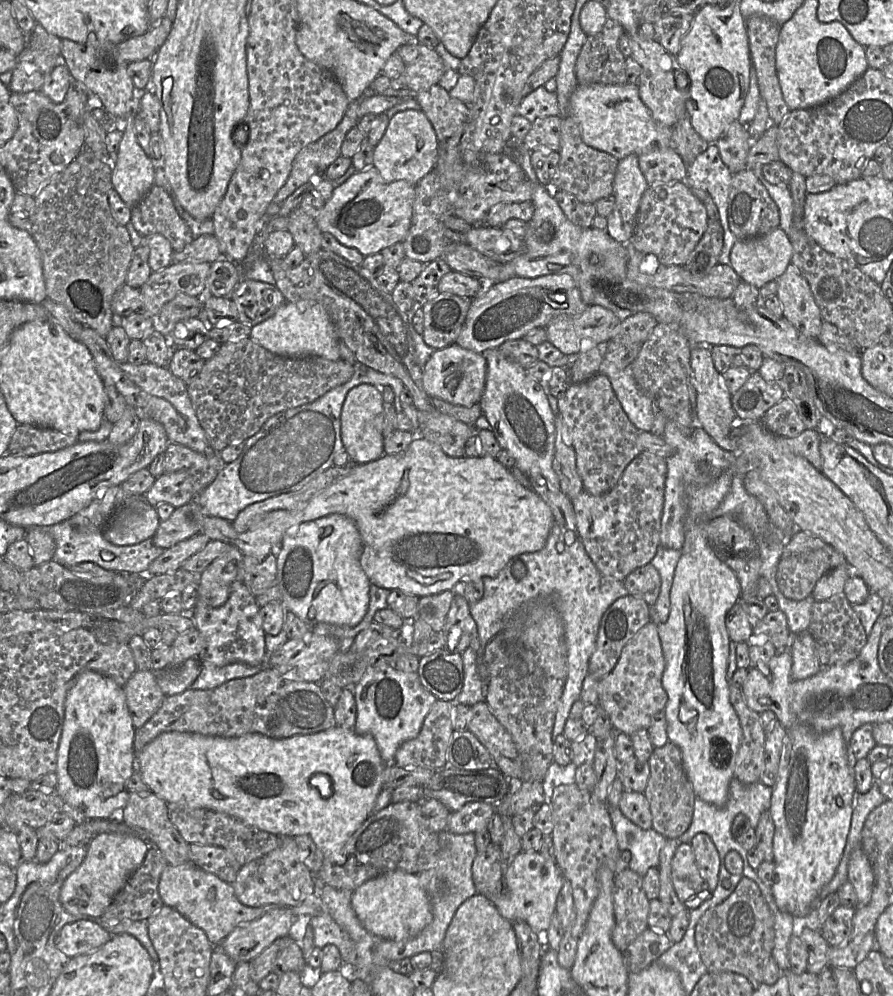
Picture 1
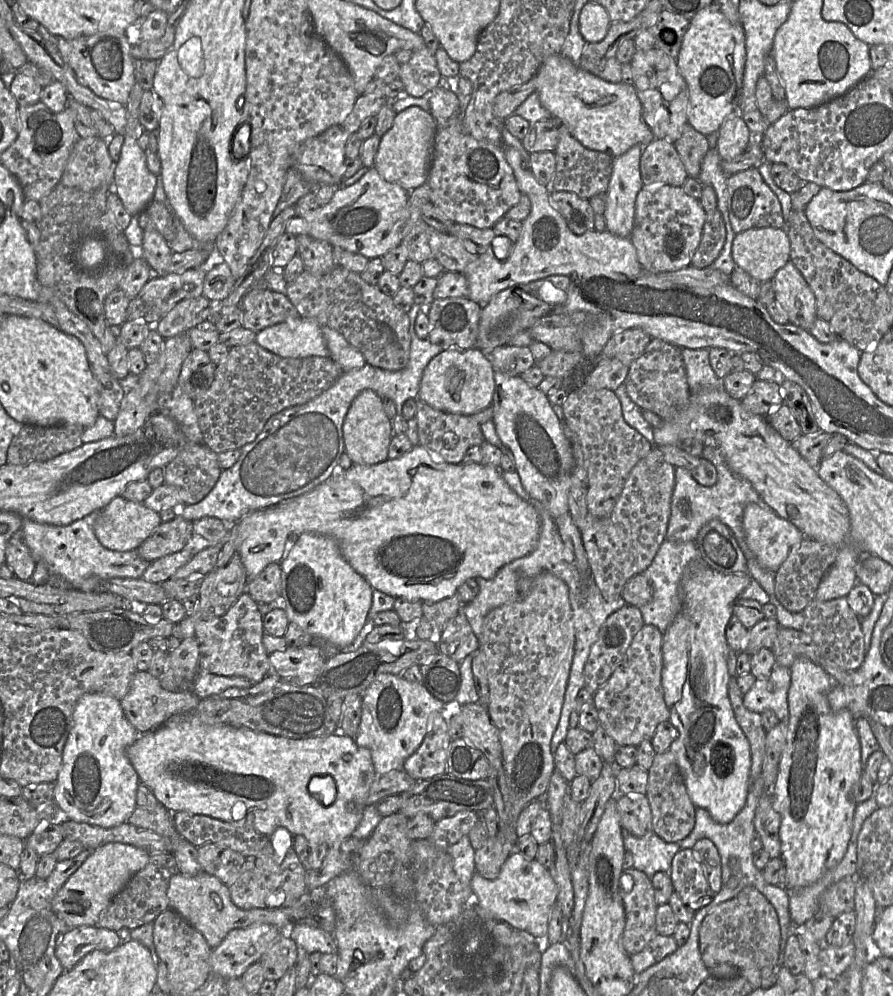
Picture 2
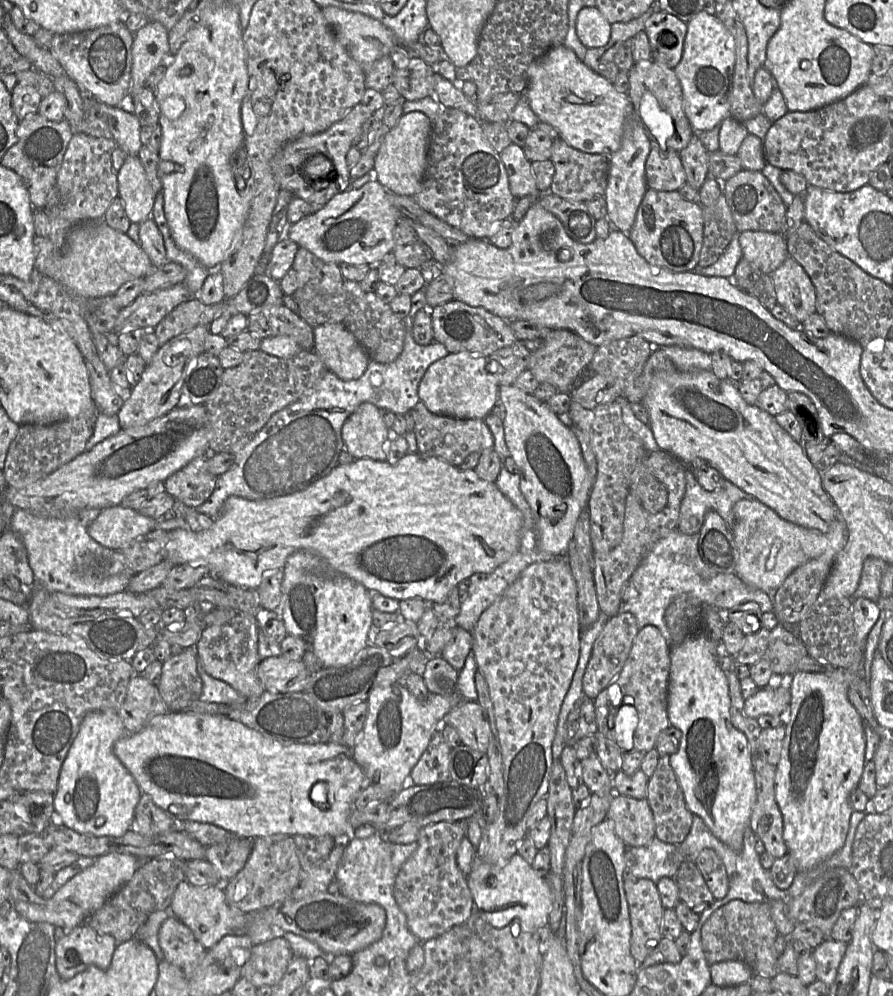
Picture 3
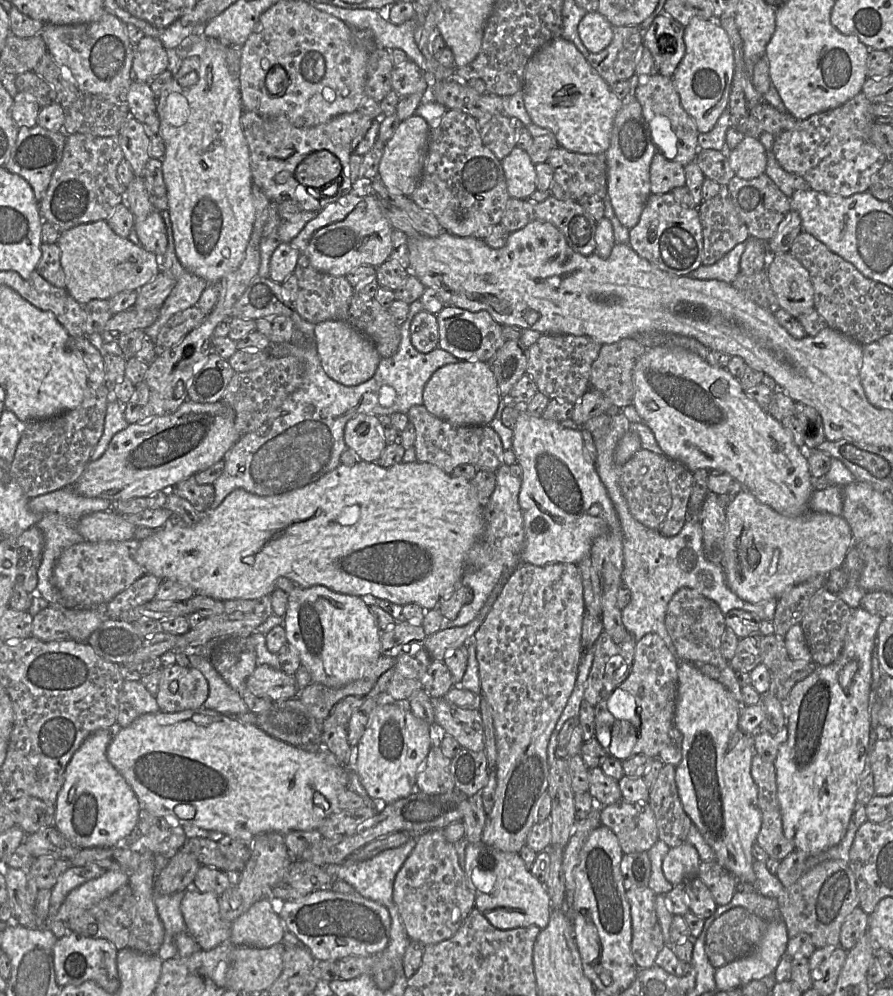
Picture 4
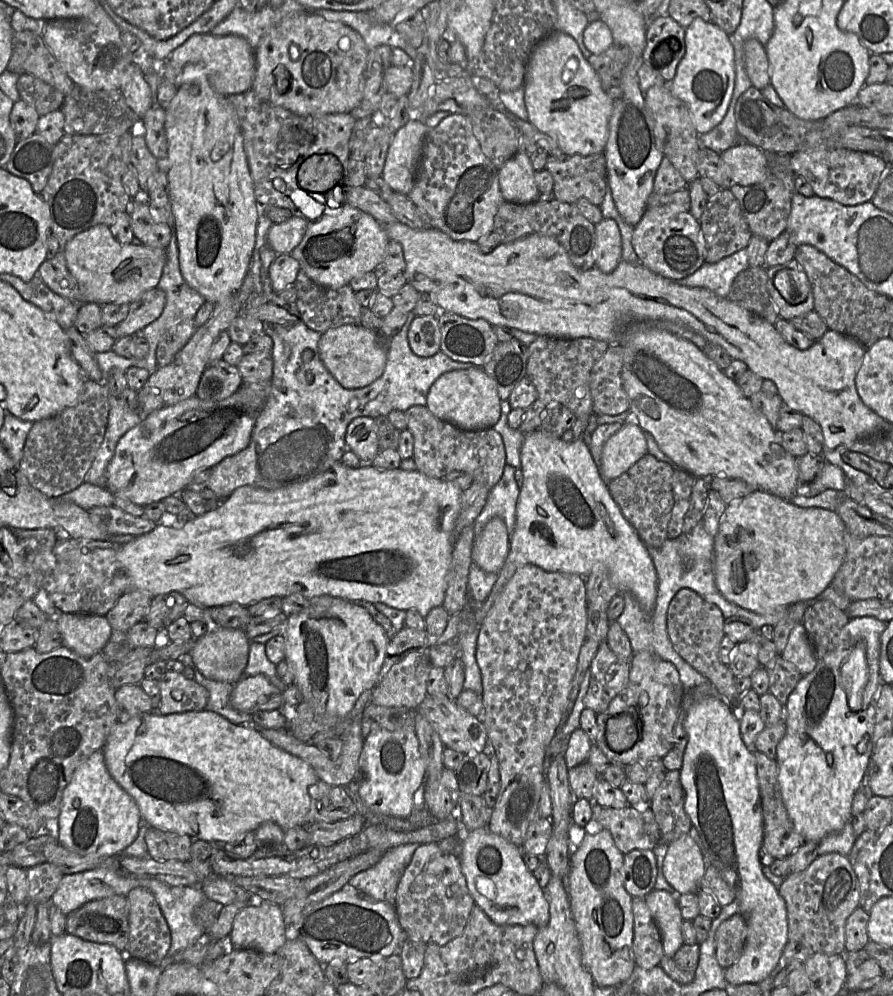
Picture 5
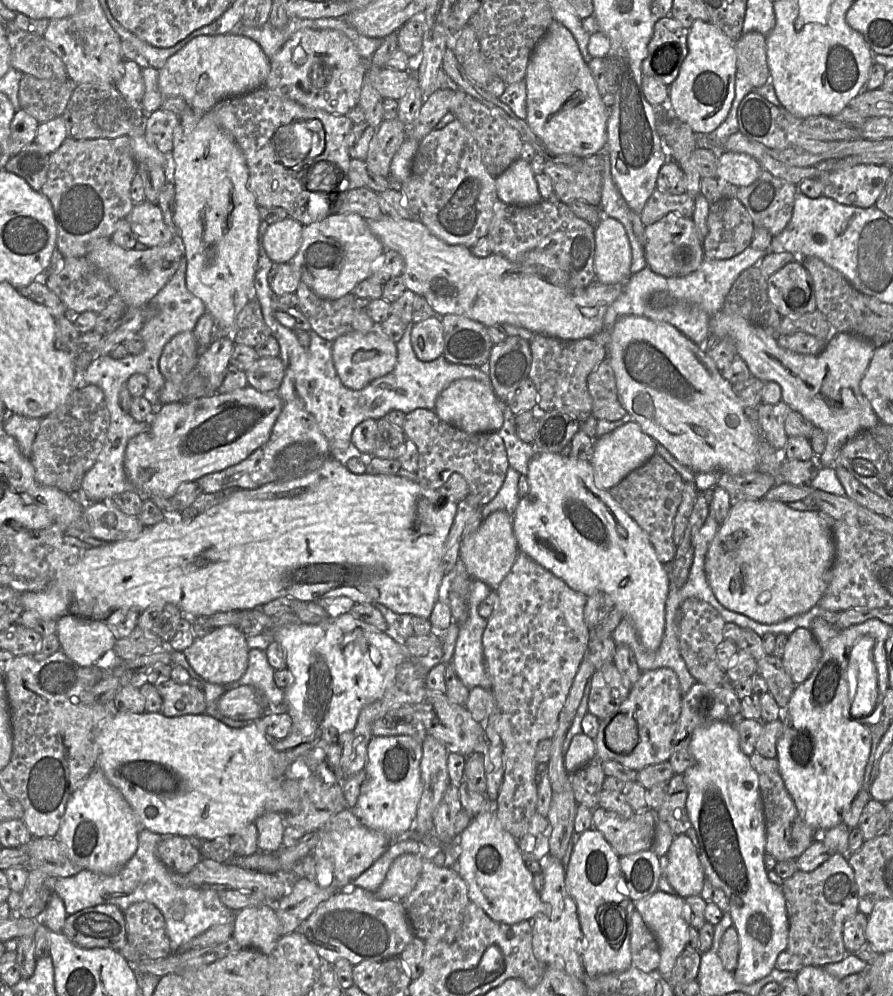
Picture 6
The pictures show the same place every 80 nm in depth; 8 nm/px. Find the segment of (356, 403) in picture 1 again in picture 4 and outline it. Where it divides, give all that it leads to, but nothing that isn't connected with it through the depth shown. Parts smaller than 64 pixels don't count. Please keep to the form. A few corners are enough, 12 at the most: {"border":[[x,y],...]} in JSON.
{"border":[[358,414],[344,441],[365,462],[387,446],[378,416]]}

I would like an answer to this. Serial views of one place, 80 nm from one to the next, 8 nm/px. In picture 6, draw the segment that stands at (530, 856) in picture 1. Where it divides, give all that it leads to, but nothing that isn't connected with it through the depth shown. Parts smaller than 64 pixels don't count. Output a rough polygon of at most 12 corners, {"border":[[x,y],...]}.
{"border":[[497,801],[461,834],[471,902],[513,925],[543,911]]}

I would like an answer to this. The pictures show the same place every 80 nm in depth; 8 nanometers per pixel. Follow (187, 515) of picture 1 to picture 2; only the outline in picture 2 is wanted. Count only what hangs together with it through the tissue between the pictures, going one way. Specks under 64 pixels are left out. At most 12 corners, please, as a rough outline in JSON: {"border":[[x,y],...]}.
{"border":[[193,521],[162,522],[136,550],[151,563],[182,550]]}

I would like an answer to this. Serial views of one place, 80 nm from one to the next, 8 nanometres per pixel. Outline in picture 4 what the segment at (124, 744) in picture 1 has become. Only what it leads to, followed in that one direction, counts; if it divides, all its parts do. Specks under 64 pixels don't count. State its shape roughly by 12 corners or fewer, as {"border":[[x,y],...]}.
{"border":[[113,730],[65,769],[55,827],[82,849],[138,827],[139,799],[107,758]]}

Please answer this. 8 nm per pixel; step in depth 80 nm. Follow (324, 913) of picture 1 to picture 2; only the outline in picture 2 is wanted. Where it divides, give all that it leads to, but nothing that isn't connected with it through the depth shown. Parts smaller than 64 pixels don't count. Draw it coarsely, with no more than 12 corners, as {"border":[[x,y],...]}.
{"border":[[295,925],[290,935],[308,954],[337,953],[334,932]]}

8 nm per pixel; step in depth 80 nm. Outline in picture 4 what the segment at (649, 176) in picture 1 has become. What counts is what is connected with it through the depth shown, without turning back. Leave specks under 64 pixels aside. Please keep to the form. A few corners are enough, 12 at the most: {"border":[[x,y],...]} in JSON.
{"border":[[658,150],[650,164],[652,194],[686,184],[684,166]]}

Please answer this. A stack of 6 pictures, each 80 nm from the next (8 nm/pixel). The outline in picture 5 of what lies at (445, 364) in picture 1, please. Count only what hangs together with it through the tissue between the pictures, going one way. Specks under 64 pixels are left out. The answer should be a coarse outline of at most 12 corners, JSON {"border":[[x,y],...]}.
{"border":[[482,367],[442,374],[426,407],[461,430],[492,428],[501,415]]}

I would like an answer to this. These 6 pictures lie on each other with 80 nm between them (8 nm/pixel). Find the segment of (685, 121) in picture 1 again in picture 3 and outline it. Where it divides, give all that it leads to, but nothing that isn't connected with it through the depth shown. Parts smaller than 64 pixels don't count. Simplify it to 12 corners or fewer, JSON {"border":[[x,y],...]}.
{"border":[[694,133],[678,154],[686,183],[699,192],[708,177],[708,151]]}

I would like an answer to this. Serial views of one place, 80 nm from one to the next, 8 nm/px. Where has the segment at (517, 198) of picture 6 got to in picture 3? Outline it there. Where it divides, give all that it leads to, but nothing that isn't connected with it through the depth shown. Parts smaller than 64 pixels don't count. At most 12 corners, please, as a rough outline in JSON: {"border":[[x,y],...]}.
{"border":[[511,143],[500,156],[515,198],[539,192],[531,162]]}

